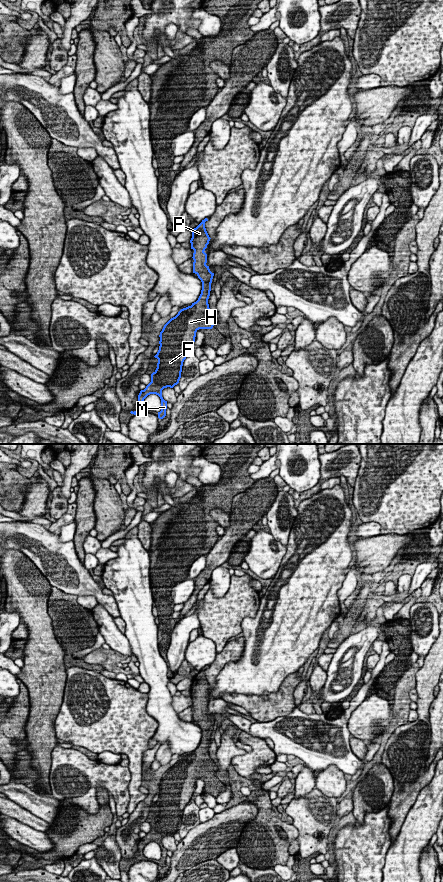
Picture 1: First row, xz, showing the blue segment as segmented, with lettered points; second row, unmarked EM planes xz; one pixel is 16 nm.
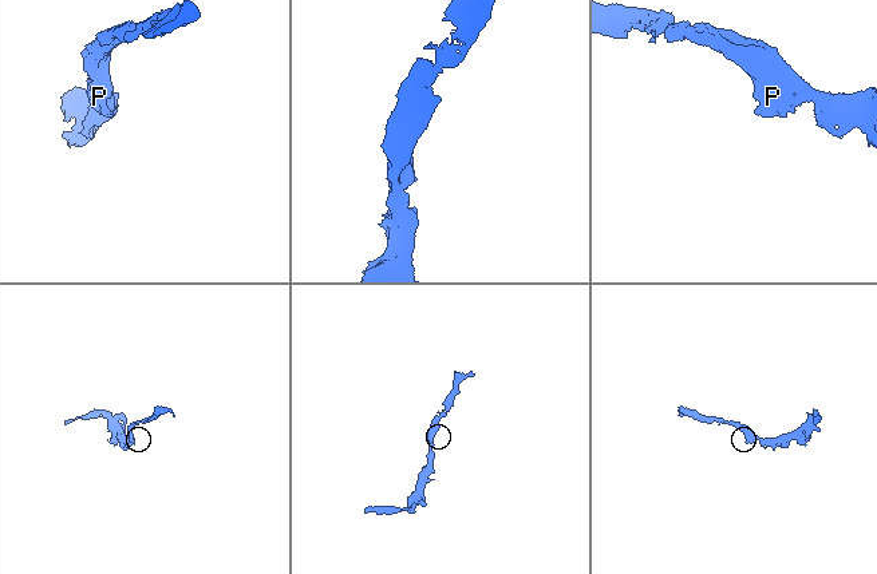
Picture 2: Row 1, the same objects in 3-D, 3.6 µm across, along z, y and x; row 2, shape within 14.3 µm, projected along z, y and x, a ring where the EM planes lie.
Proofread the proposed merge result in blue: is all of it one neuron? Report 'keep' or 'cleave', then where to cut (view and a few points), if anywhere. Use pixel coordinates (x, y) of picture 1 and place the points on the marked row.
keep; no cut

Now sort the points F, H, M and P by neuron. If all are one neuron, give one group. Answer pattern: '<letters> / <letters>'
F H M P

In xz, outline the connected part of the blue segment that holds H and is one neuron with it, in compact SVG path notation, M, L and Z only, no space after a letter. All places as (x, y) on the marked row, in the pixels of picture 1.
M207 218L193 229L190 240L193 253L193 273L202 282L202 290L198 300L191 306L181 309L171 318L160 332L159 350L154 356L158 359L157 368L151 374L151 382L138 395L138 405L150 394L156 394L161 399L161 411L158 418L166 416L167 401L162 397L164 388L173 388L179 383L182 366L189 355L199 329L212 329L215 325L211 320L208 299L211 283L214 276L207 263L207 254L204 252L209 244L210 237L205 228Z

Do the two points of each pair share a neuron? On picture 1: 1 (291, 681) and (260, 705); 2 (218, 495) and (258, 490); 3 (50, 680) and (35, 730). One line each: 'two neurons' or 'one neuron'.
1: one neuron
2: two neurons
3: one neuron

